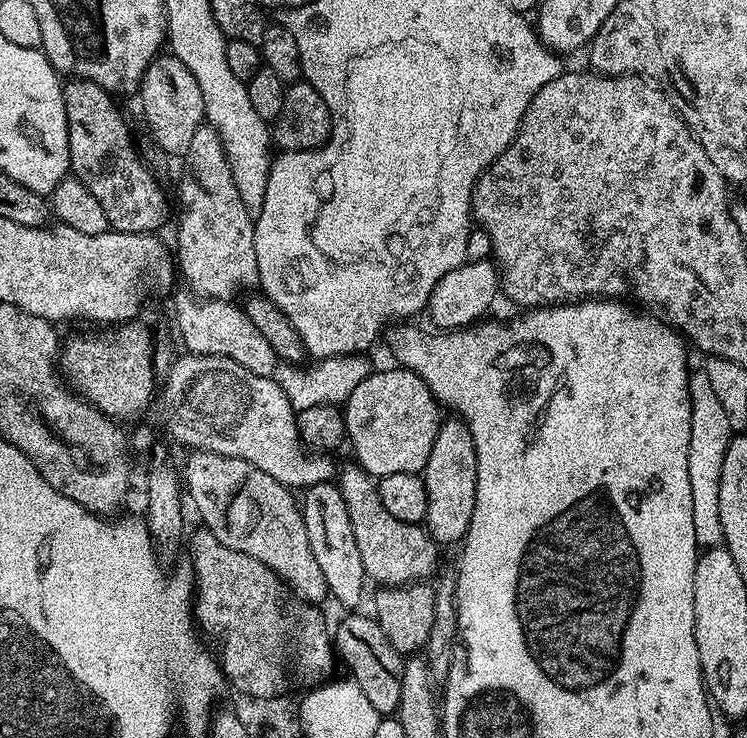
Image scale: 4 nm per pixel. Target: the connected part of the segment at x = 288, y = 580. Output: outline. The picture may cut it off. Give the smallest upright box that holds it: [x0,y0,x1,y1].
[182,450,329,605]

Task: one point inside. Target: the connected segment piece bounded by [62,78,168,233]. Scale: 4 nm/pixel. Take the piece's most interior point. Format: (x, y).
(103, 158)

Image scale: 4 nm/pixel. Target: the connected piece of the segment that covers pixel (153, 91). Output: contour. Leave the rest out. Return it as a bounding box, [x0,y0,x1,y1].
[138,54,205,158]

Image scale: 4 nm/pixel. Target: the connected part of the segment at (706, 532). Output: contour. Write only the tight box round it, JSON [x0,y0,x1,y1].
[688,370,730,546]

